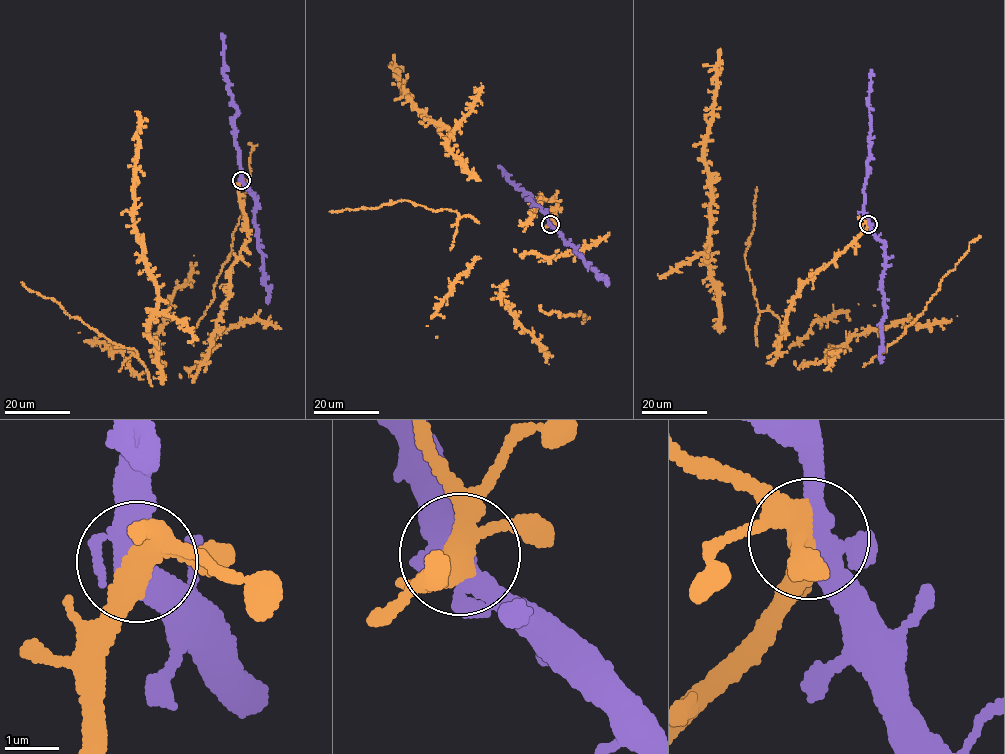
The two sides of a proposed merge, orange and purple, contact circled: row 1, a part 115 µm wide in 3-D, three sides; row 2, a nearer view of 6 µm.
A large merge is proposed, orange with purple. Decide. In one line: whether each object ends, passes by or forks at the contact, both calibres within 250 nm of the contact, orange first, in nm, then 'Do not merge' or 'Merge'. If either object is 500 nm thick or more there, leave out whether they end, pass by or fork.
At the ring orange forks. At the ring purple forks. Thickness 360 nm (orange) against 400 nm. Do not merge

